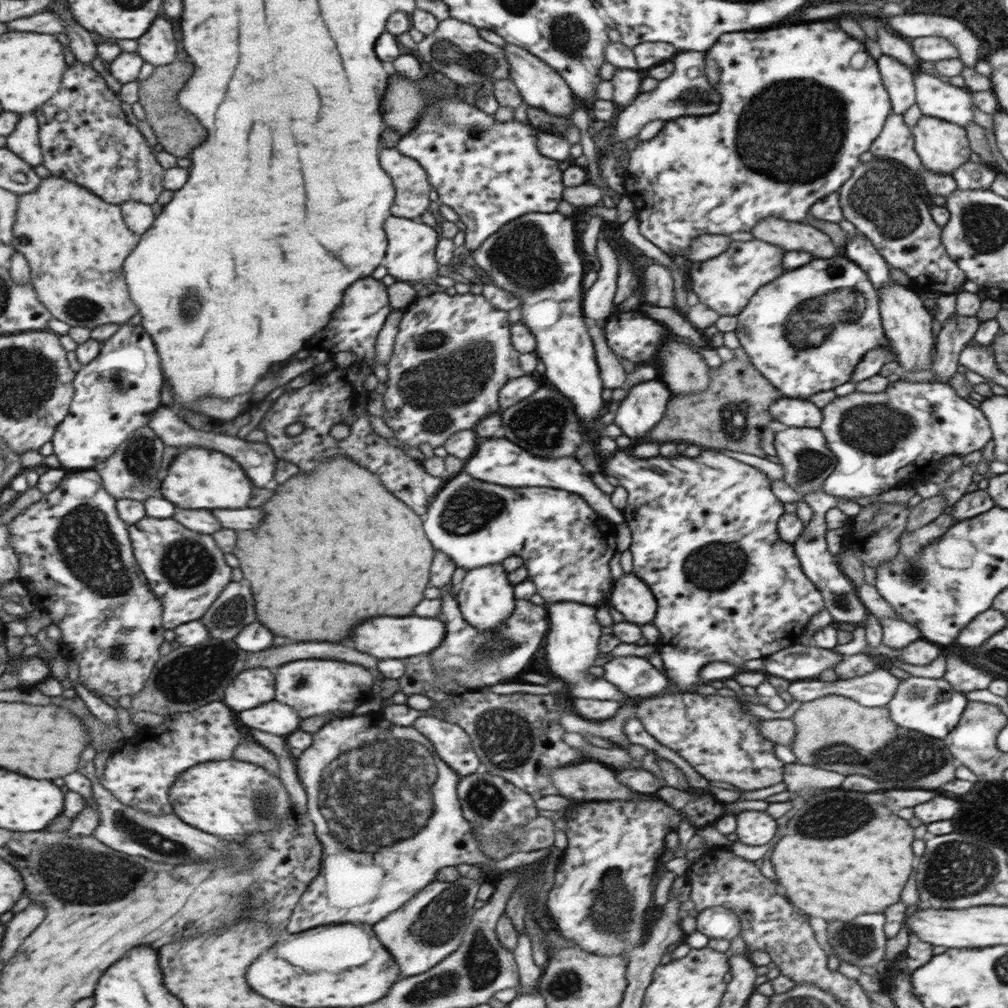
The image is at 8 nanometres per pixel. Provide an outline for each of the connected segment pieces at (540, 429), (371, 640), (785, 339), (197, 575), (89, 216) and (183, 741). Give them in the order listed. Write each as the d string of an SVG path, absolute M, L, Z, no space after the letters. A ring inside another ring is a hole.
M547 385L545 388L538 386L529 398L503 410L503 436L525 452L529 452L531 456L547 460L574 456L575 450L583 442L574 406L566 396L557 389L547 388Z
M407 616L407 618L371 618L367 622L361 622L355 628L353 634L353 648L365 654L371 654L375 658L407 658L427 656L433 648L438 649L442 644L443 637L446 636L445 623L433 618L419 618L419 616Z
M845 256L811 260L797 270L783 272L759 288L750 298L749 304L736 316L735 336L745 356L767 382L771 383L783 396L789 398L809 398L811 394L826 391L845 384L851 378L851 372L865 353L879 345L889 350L891 346L882 328L881 314L877 314L877 294L866 271ZM817 298L827 298L817 306Z
M143 518L131 525L131 541L135 557L146 574L151 590L163 603L163 625L167 629L203 618L219 596L233 582L233 568L225 560L225 552L211 534L199 534L185 528L173 518Z
M45 178L35 192L19 195L11 245L31 260L39 300L47 304L55 319L70 328L125 324L137 314L137 306L129 298L123 264L139 240L125 224L119 206L107 204L87 187L65 178ZM57 256L59 270L55 270Z
M223 701L207 704L193 712L175 713L164 717L165 720L155 727L141 728L138 733L121 746L107 761L104 770L102 785L111 790L112 794L121 803L129 807L141 810L151 810L153 814L173 812L173 806L169 802L169 790L173 782L179 778L181 772L189 770L195 764L211 762L211 760L231 760L235 754L235 748L241 744L241 732L235 726L233 710L227 708Z

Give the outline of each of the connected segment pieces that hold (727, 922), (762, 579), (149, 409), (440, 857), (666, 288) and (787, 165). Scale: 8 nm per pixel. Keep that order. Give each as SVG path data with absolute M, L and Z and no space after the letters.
M711 906L697 913L697 932L705 934L708 939L727 939L728 941L740 932L740 922L737 915L721 906Z
M633 446L618 449L609 457L602 460L601 472L605 476L615 477L619 485L627 492L625 506L620 509L624 521L631 531L631 544L628 548L632 559L632 573L635 574L657 599L659 612L655 614L653 626L659 630L660 637L653 644L653 647L663 660L663 670L671 684L677 686L675 692L691 692L695 686L701 686L703 682L699 680L699 670L711 660L723 660L729 664L743 664L745 660L761 658L778 653L781 648L795 646L803 642L803 629L807 629L811 617L819 610L823 610L826 602L823 602L823 595L819 596L819 590L805 577L802 571L801 563L793 554L791 544L782 542L778 538L777 523L783 515L783 504L781 500L773 493L773 486L767 488L767 477L762 471L753 466L747 466L747 463L739 462L729 455L719 454L715 449L701 450L694 458L686 457L678 452L671 458L663 456L653 456L649 458L637 458L631 454Z
M123 326L107 342L100 355L80 368L74 380L75 396L67 418L55 433L53 453L63 468L89 471L107 462L131 434L150 426L155 412L163 406L161 390L165 376L153 338L143 326Z
M369 712L365 715L352 715L351 718L332 719L330 722L331 724L327 722L313 734L311 748L304 750L296 760L299 778L308 792L308 814L313 819L318 837L324 845L325 858L323 863L324 870L320 877L314 879L308 886L308 890L302 896L302 900L298 902L297 908L294 908L291 922L289 922L289 932L291 934L305 932L305 930L311 930L311 928L317 928L317 926L327 926L327 924L374 925L382 918L385 918L387 914L401 909L407 901L417 896L427 885L434 883L436 881L435 876L437 876L437 872L441 868L447 868L447 866L456 867L459 864L472 864L481 867L486 866L489 862L489 859L485 858L483 853L479 853L478 843L475 842L473 835L471 835L470 823L465 819L462 803L459 803L458 784L462 778L459 776L458 771L451 770L451 767L447 766L446 762L441 762L439 755L435 754L434 743L427 739L426 735L411 726L397 726L395 723L381 718L381 715L376 712Z
M656 262L645 268L641 275L642 303L659 308L673 306L673 278L670 271Z
M807 22L799 26L789 26L785 28L775 28L767 32L737 32L737 34L723 34L711 50L705 52L705 74L707 80L713 84L721 96L721 104L718 110L709 114L709 118L698 115L680 117L679 119L665 120L661 130L651 138L635 146L628 152L627 167L624 170L623 195L629 197L633 202L633 214L638 220L638 231L645 240L649 240L665 254L679 254L685 257L690 252L690 245L694 238L701 234L733 234L733 232L749 232L753 224L757 224L763 218L781 218L789 222L801 222L807 214L809 208L815 200L835 193L843 185L845 180L851 177L852 169L859 162L859 155L869 151L871 142L877 138L883 122L889 110L889 100L887 90L881 86L878 66L875 60L867 56L864 44L859 44L857 40L849 38L843 30L839 30L831 22Z

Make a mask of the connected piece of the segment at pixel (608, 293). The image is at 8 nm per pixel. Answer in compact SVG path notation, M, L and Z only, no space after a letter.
M603 222L596 237L595 253L599 261L596 280L586 290L583 310L587 318L595 320L604 332L606 319L616 310L613 304L617 286L617 258L606 241L607 222Z

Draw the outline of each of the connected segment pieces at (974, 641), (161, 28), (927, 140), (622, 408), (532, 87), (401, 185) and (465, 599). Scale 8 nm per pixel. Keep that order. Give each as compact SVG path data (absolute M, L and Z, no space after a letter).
M987 609L987 614L979 613L979 618L974 618L966 628L959 633L955 646L959 648L975 648L979 644L983 644L983 640L987 640L995 633L999 632L1003 627L1007 626L1007 618L999 612L999 610Z
M157 18L151 32L137 40L138 54L154 67L169 65L177 61L179 40L175 34L175 26L169 20Z
M921 116L916 124L910 128L913 132L914 150L918 153L923 167L932 174L951 175L955 169L969 160L969 144L965 140L965 129L953 122L943 119Z
M651 379L641 381L626 391L626 396L614 414L614 422L621 426L622 434L633 438L634 444L646 441L645 436L649 430L661 420L665 410L665 404L673 396L669 388L661 380Z
M507 43L503 50L508 63L508 78L519 91L522 102L526 103L528 107L543 110L553 116L573 118L573 94L567 88L565 79L557 71L552 70L538 56L531 55L523 47Z
M395 147L383 148L383 170L387 170L387 174L391 174L391 178L395 178L394 190L397 192L394 197L394 204L390 208L391 216L417 219L417 216L421 216L427 210L429 184L427 184L428 178L425 176L426 172L423 172L424 169L415 159L403 155Z
M494 564L467 570L455 598L462 617L475 627L475 630L485 632L501 625L514 612L517 601L513 598L513 592L505 568L500 564Z

